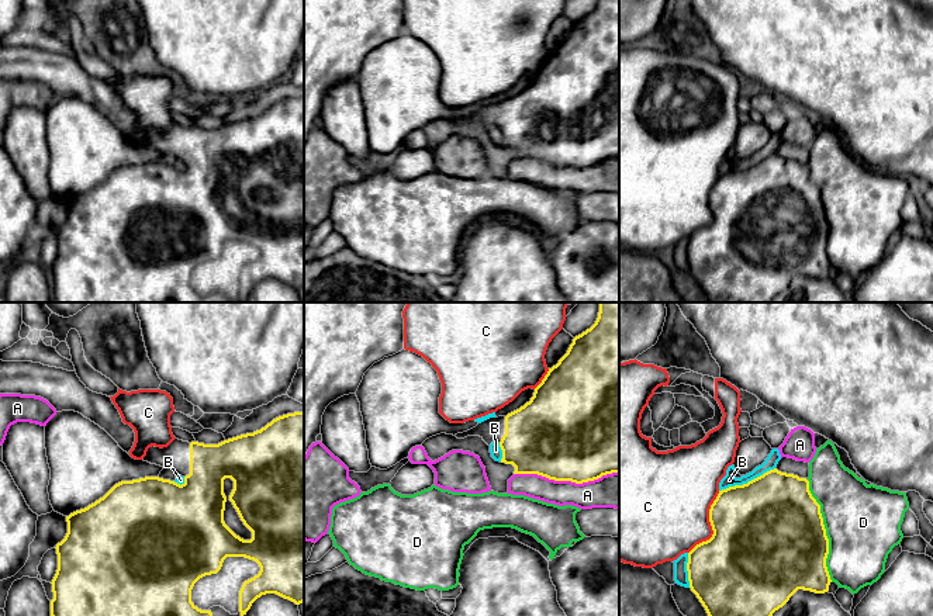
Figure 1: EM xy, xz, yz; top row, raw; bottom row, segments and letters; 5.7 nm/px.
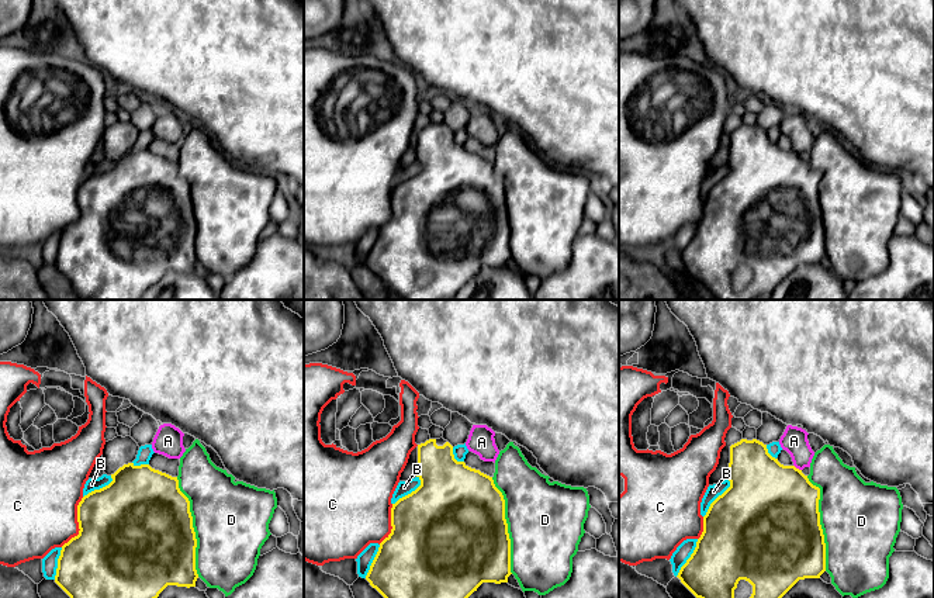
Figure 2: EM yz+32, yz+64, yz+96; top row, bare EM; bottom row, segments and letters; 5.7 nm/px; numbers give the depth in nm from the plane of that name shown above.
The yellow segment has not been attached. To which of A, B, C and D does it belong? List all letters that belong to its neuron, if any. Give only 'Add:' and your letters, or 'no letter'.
Add: no letter

